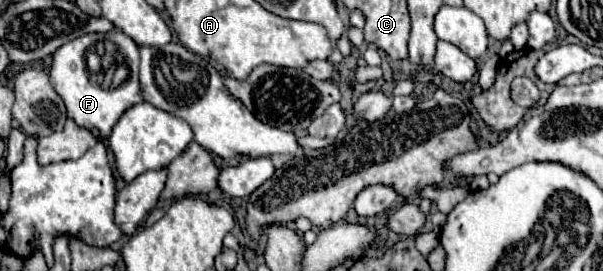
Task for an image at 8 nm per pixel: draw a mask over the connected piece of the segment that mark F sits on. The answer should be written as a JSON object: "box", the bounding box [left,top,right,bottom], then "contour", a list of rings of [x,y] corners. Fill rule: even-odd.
{"box":[50,32,142,140],"contour":[[[108,32],[108,34],[86,34],[82,38],[76,38],[64,46],[60,46],[54,54],[52,54],[52,66],[50,66],[50,82],[54,86],[54,90],[60,94],[60,98],[64,100],[66,108],[68,108],[68,116],[84,128],[90,128],[92,132],[98,132],[98,136],[104,140],[110,136],[112,126],[118,122],[118,118],[122,116],[122,112],[126,108],[130,108],[132,104],[142,102],[138,90],[140,90],[140,82],[138,82],[138,64],[140,64],[140,56],[138,56],[138,46],[134,40],[130,40],[126,34],[122,32]],[[98,40],[108,40],[118,48],[118,54],[122,58],[122,62],[126,64],[126,78],[114,86],[114,88],[104,88],[100,84],[94,84],[88,76],[86,70],[86,62],[84,62],[84,52],[88,50],[88,46],[92,46]]]}

